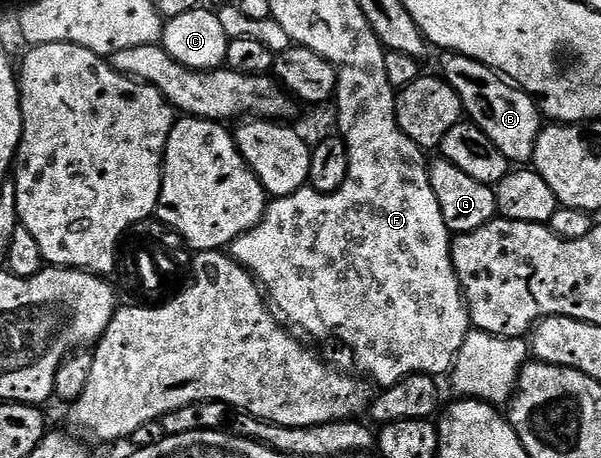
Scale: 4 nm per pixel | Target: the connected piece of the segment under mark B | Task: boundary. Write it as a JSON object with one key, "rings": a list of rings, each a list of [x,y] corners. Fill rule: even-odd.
{"rings":[[[452,52],[442,53],[440,57],[440,77],[459,96],[468,121],[487,132],[491,144],[495,144],[495,148],[507,156],[510,164],[532,163],[535,144],[543,129],[543,115],[533,95],[506,80],[492,66],[484,66],[479,60]]]}

